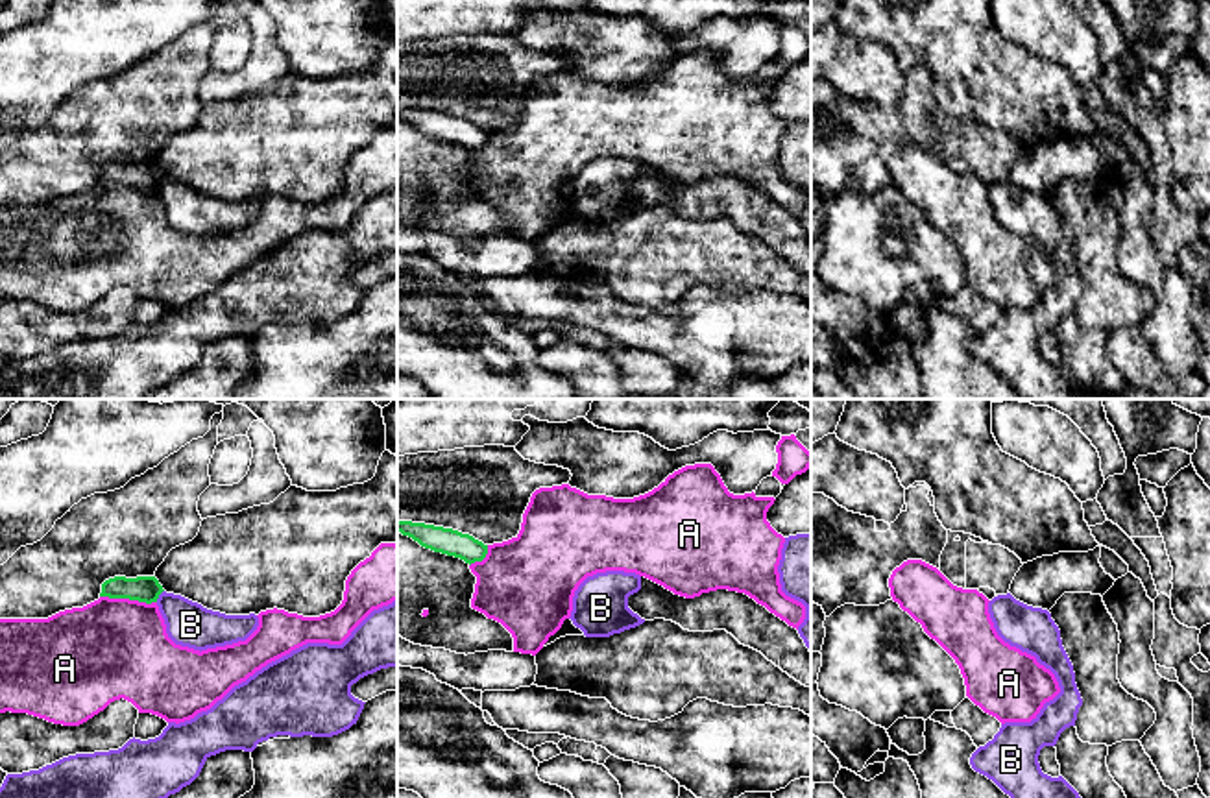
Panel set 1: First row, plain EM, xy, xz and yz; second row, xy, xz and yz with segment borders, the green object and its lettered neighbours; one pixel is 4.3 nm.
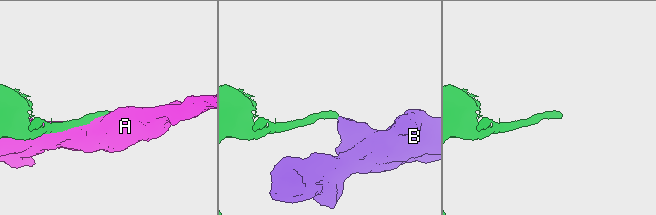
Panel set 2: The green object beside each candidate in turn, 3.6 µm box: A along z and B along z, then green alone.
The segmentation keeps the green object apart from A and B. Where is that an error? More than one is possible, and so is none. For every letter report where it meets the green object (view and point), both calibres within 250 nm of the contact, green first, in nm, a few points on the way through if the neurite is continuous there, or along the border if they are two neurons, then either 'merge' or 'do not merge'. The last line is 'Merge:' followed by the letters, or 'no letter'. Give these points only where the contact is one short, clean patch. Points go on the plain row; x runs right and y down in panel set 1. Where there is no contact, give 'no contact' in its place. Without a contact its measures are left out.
A: contact xy (128, 183); calibres 110 and 440 nm; do not merge
B: contact xy (159, 180); calibres 110 and 190 nm; border xy (163, 176), (156, 187); do not merge
Merge: no letter

